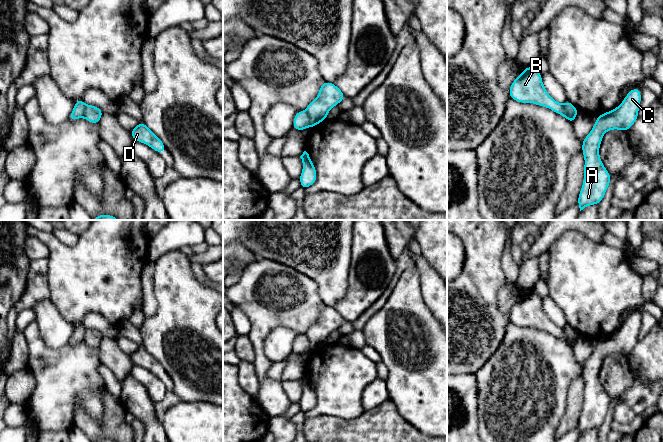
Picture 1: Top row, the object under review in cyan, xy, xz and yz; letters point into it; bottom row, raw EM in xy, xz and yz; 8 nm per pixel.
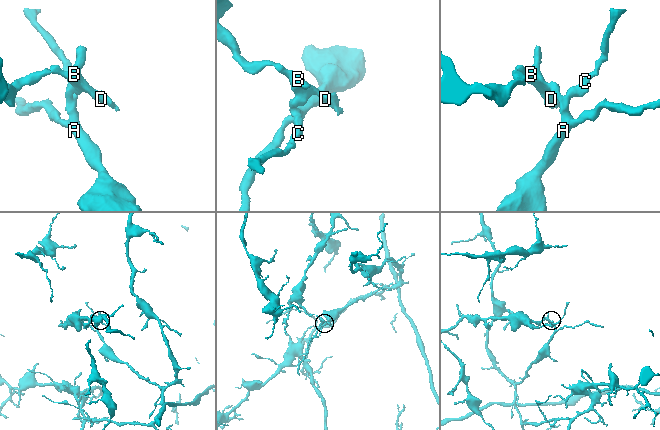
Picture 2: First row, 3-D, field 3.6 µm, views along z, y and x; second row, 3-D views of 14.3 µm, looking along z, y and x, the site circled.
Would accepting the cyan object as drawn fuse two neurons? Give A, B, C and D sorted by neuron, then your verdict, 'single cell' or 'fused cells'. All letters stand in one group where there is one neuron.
A C / B D; fused cells

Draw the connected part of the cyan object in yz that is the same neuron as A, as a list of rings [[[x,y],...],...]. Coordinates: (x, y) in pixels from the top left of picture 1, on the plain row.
[[[632,312],[617,332],[597,340],[592,354],[583,363],[584,403],[577,424],[580,435],[586,430],[599,428],[610,409],[611,398],[603,390],[599,379],[603,359],[613,353],[630,354],[639,341],[640,327],[641,314]]]

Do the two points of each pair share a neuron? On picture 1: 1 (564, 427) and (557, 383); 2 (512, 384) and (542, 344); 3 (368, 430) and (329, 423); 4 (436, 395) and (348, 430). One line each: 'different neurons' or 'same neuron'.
1: different neurons
2: same neuron
3: same neuron
4: different neurons

